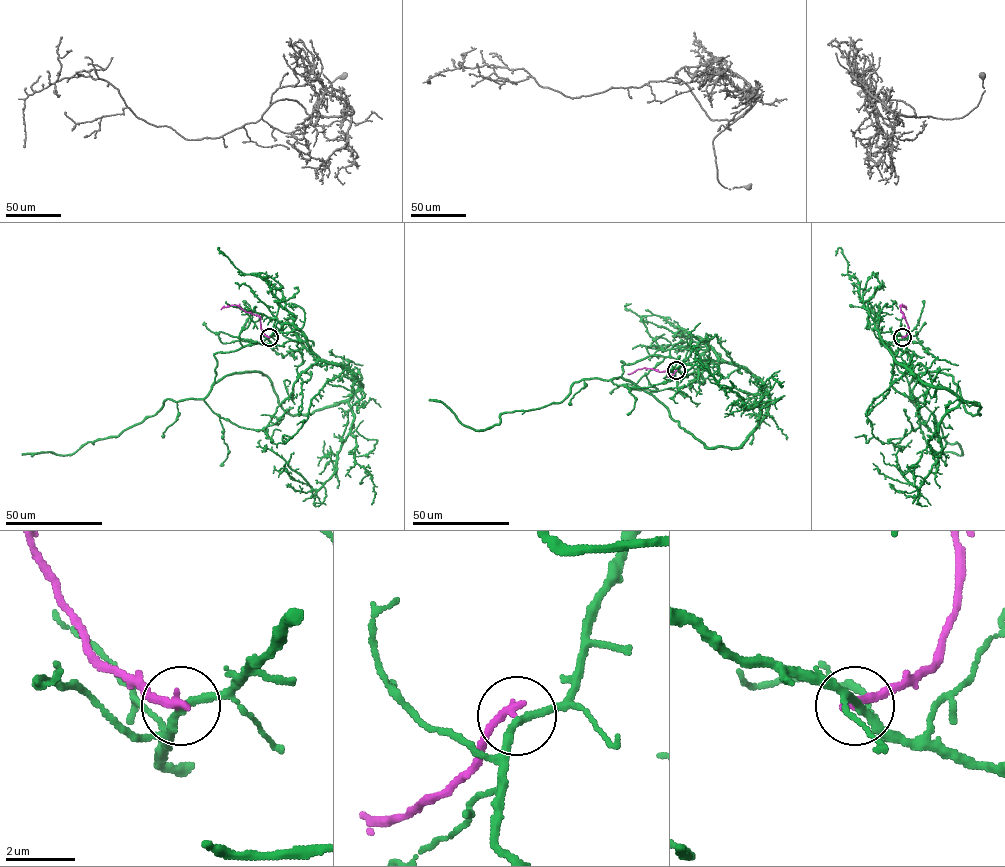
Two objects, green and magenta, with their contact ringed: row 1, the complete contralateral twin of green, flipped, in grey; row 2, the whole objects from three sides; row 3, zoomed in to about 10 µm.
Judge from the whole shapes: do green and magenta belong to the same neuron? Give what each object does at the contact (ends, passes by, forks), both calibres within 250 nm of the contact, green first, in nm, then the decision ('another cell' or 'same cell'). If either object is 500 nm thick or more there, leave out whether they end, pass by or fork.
green passes by | magenta ends | 220/280 nm | another cell

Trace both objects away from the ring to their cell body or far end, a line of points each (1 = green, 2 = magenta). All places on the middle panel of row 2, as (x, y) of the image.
1: (676, 371), (690, 349), (712, 349), (621, 361), (620, 377), (581, 379), (562, 401), (482, 430), (429, 399)
2: (676, 370), (669, 376), (667, 372), (645, 368), (628, 374)

